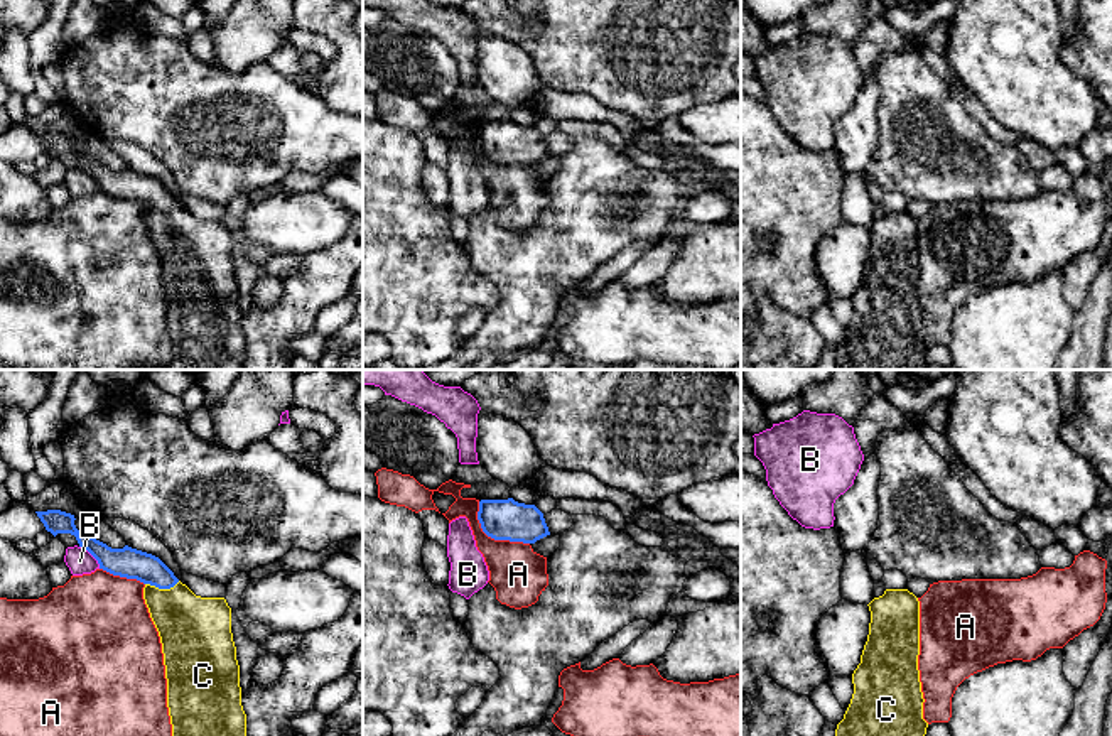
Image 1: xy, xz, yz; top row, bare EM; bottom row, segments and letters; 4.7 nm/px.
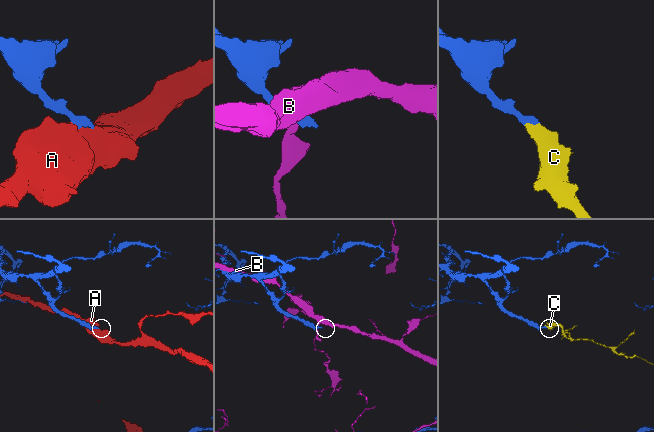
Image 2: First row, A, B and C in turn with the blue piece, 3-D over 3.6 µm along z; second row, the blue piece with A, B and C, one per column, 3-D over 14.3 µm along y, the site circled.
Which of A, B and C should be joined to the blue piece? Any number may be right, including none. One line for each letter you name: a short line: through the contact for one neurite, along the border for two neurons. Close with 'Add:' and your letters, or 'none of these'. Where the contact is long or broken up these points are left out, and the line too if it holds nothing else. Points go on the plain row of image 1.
C: line xy (129, 184), (139, 186), (162, 210), (174, 232), (193, 252)
Add: C

